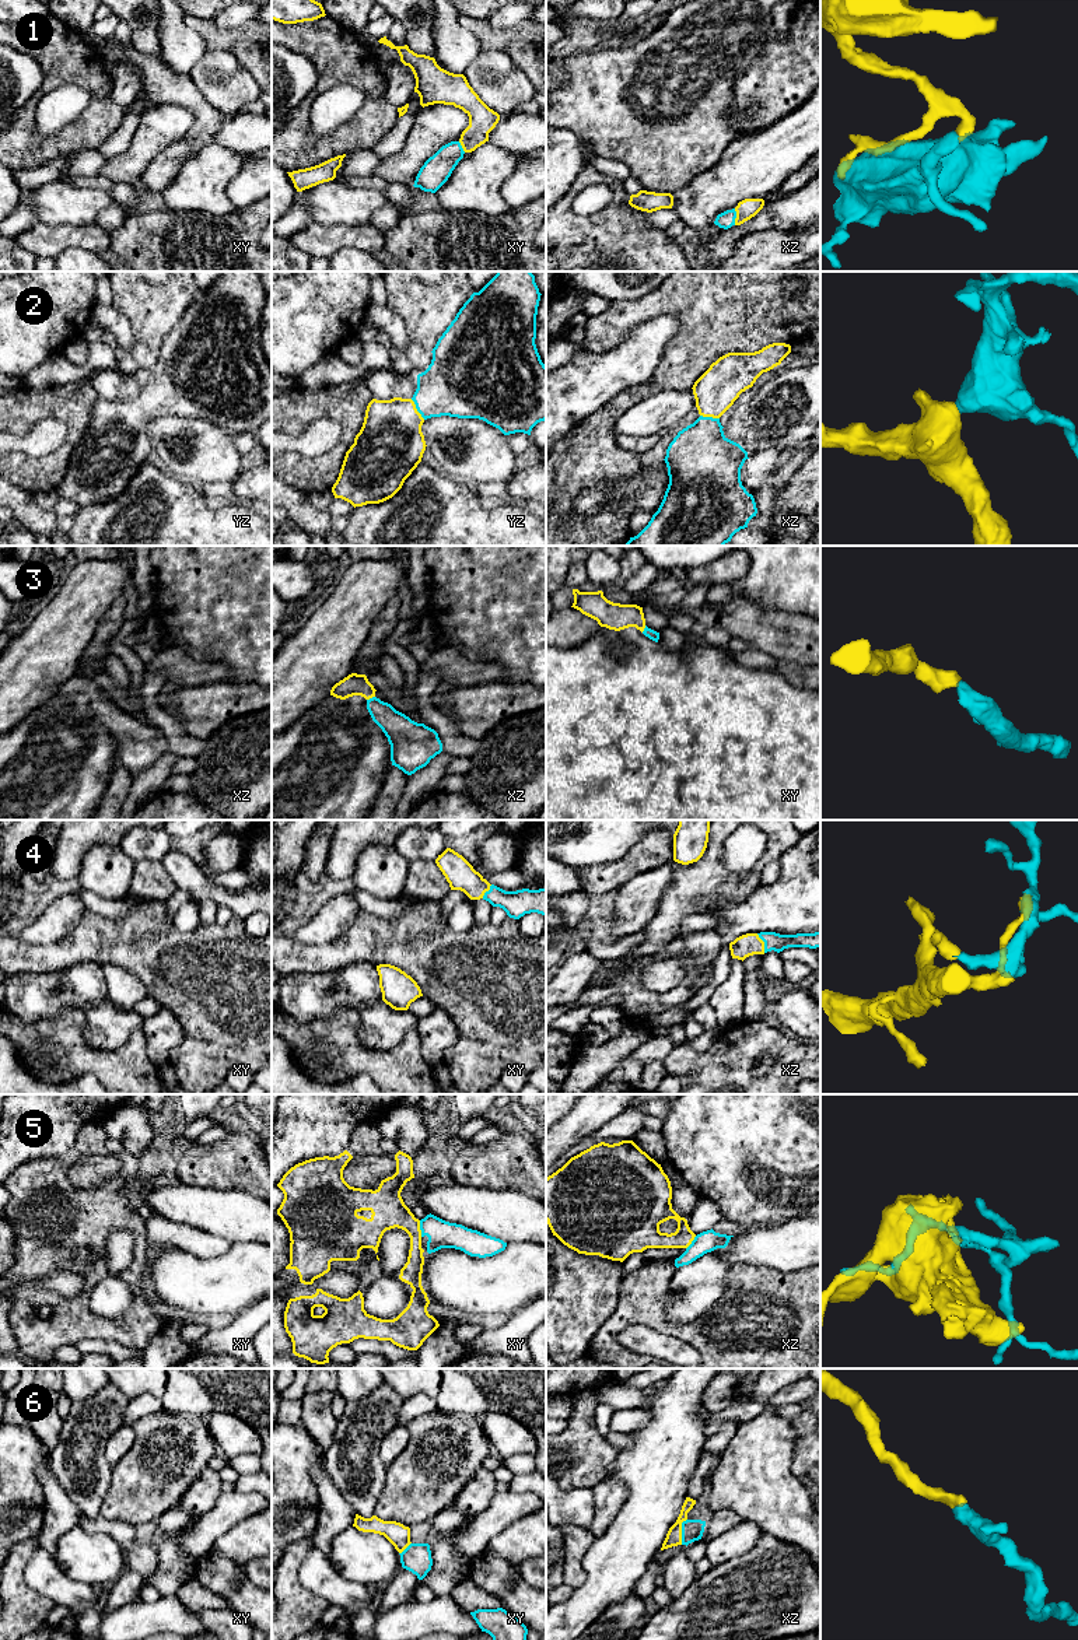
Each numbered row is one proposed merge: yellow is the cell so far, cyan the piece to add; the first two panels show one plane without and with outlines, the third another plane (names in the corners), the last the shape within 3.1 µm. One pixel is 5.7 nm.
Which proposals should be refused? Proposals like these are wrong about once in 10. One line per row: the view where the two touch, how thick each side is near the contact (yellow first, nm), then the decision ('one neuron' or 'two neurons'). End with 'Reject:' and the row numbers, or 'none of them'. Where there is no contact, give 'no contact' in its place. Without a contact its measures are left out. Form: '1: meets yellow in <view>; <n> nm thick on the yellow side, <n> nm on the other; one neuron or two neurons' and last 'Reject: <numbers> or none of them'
1: meets yellow in xz; 120 nm thick on the yellow side, 100 nm on the other; one neuron
2: meets yellow in yz; 380 nm thick on the yellow side, 360 nm on the other; one neuron
3: meets yellow in xz; 130 nm thick on the yellow side, 170 nm on the other; one neuron
4: meets yellow in xz; 130 nm thick on the yellow side, 100 nm on the other; one neuron
5: meets yellow in xy; 200 nm thick on the yellow side, 160 nm on the other; two neurons
6: meets yellow in xz; 90 nm thick on the yellow side, 130 nm on the other; one neuron
Reject: 5

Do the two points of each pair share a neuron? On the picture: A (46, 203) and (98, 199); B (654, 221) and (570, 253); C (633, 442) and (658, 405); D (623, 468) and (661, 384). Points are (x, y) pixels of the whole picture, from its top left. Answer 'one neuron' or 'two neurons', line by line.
A: one neuron
B: two neurons
C: two neurons
D: one neuron

